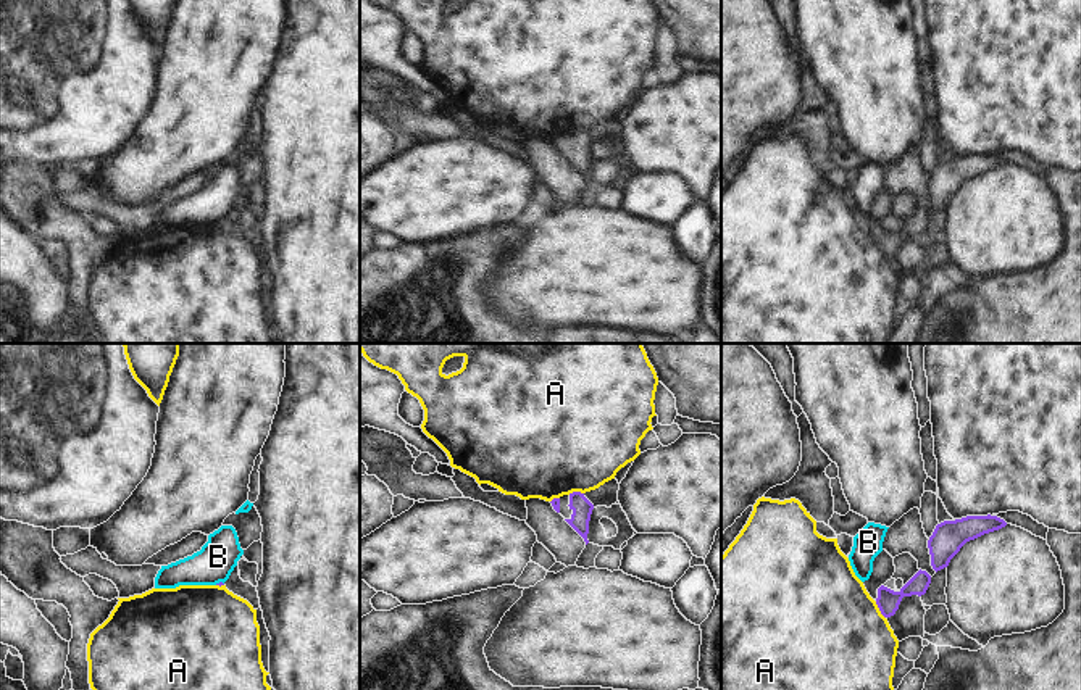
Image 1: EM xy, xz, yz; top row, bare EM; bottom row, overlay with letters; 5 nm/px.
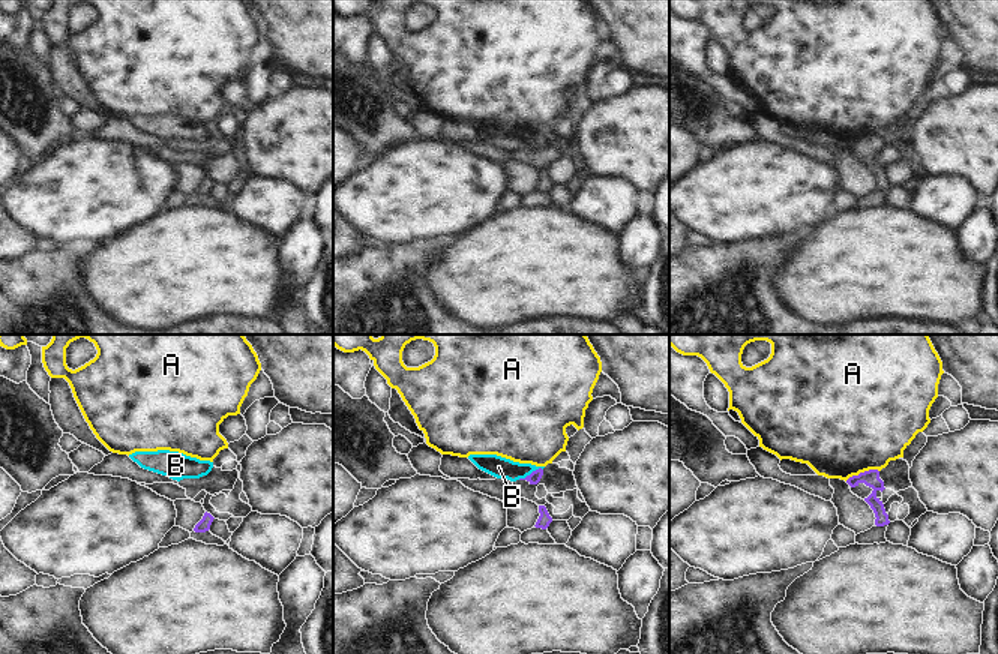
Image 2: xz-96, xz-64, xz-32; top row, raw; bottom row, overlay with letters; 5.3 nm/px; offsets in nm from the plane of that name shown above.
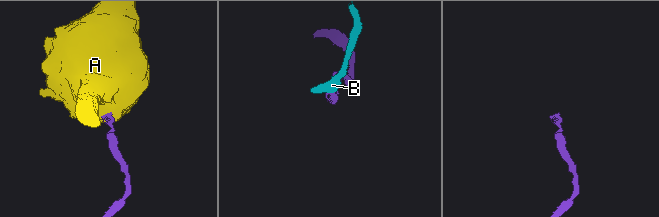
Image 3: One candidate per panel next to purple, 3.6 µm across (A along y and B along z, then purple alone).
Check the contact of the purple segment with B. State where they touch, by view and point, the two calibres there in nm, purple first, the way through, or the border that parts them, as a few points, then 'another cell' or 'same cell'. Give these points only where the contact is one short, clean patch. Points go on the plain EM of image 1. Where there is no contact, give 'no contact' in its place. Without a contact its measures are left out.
meets purple in xy at (220, 221); 20 nm thick on the purple side, 190 nm on the other; border along xy (223, 221), (215, 223); another cell

